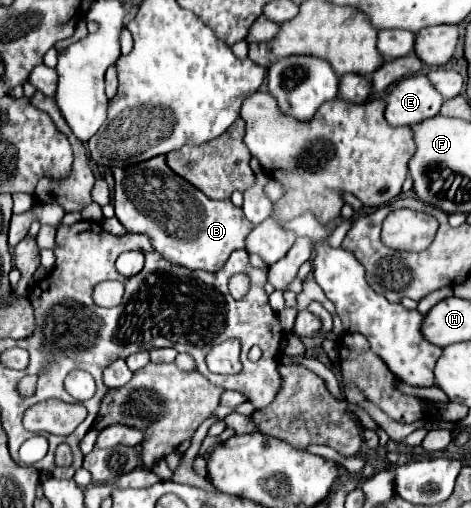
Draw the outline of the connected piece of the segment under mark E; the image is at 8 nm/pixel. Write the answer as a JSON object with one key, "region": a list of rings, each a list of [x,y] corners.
{"region":[[[426,75],[402,79],[386,99],[386,119],[390,125],[416,125],[440,113],[444,97]]]}

